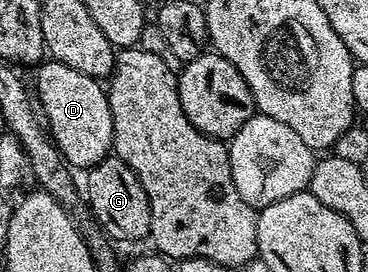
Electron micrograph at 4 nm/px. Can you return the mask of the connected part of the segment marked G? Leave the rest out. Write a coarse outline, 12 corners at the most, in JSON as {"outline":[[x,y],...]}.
{"outline":[[110,155],[83,193],[101,233],[146,240],[151,203],[139,175]]}

